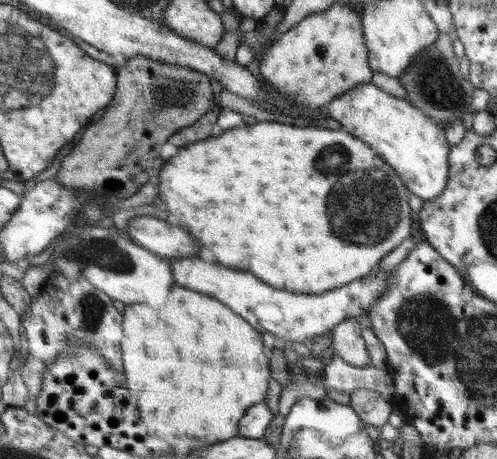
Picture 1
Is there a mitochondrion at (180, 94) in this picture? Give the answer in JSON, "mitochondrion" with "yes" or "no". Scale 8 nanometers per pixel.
{"mitochondrion":"yes"}

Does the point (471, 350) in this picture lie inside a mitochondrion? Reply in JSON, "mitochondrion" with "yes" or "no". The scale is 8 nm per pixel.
{"mitochondrion":"yes"}

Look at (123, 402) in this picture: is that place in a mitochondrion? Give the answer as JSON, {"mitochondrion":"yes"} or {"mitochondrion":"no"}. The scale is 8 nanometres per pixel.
{"mitochondrion":"no"}

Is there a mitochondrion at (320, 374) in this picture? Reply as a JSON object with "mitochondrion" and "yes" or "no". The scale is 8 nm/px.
{"mitochondrion":"no"}

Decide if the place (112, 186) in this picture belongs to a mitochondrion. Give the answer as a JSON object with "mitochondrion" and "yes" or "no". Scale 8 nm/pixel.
{"mitochondrion":"no"}

